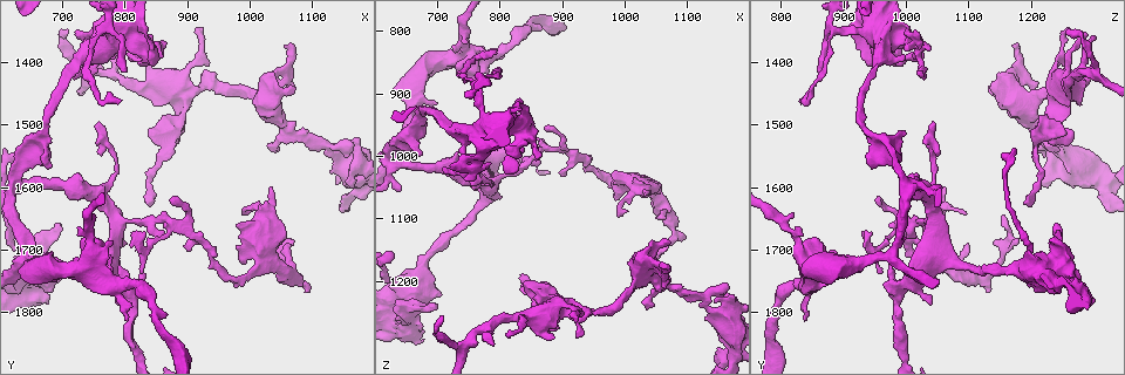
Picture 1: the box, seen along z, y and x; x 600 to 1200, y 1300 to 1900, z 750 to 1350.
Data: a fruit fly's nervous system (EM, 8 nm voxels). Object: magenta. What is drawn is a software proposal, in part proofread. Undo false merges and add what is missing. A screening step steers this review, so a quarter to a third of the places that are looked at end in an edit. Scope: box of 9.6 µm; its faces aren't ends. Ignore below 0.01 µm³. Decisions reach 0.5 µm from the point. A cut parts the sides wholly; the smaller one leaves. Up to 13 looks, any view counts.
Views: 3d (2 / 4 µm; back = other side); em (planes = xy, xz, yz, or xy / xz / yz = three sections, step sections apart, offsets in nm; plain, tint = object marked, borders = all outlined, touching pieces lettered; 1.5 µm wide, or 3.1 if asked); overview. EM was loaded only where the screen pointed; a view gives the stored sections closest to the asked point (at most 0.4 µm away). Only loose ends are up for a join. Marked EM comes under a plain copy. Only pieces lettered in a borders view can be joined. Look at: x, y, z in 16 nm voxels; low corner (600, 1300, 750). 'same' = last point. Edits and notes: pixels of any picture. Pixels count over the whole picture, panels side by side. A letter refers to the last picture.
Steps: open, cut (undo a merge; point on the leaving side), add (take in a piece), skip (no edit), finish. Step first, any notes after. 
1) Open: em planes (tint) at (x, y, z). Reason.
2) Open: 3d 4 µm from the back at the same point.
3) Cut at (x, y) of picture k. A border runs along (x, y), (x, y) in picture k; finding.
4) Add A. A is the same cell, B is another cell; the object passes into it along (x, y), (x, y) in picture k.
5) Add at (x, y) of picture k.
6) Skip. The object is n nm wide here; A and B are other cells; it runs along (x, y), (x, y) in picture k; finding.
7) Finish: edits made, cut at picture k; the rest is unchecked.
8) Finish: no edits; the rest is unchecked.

Open: em xz step 8 (tint) at (1085, 1765, 1135).

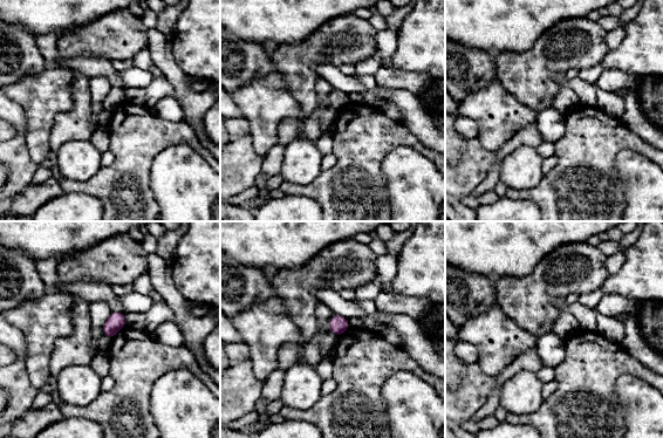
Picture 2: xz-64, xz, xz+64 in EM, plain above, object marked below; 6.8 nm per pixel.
Open: em planes (borders) at the same point. Another direction.

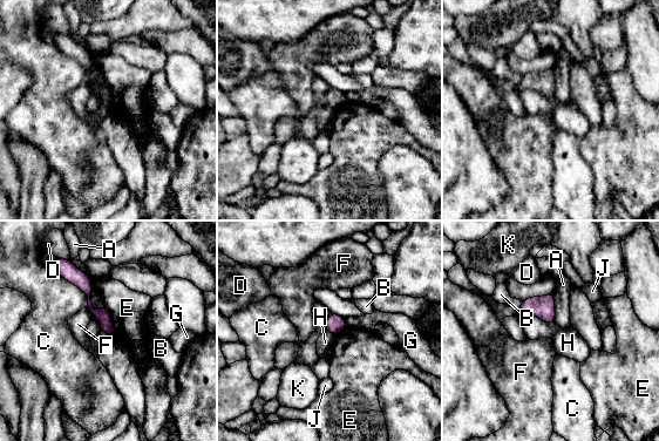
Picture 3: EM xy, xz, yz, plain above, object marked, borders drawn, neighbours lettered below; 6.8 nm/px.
Skip. The longest contact is with A, 400 nm; A, B, C, D, E, F, G, H, J and K are other cells; none of them fits.

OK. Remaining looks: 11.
Open: 3d 4 µm at (940, 1440, 1250). Arms part here.

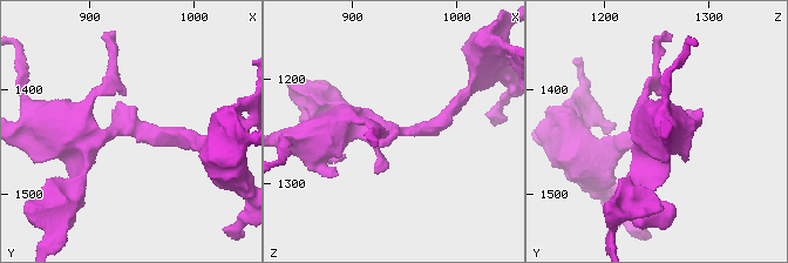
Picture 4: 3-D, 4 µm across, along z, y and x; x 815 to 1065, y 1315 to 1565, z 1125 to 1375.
Open: em xy step 8 (borders) at (942, 1436, 1250).

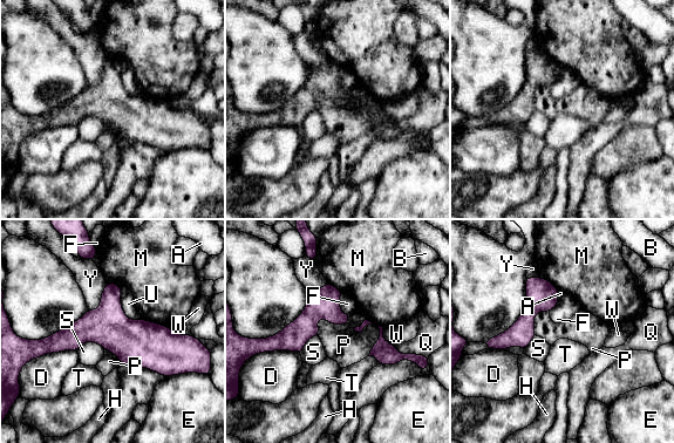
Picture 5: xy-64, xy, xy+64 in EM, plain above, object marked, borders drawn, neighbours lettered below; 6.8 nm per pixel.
Skip. The object is 140 nm wide here; A, B, D, E, F, H, M, P, Q, S, T, U, W and Y are other cells; one neuron here.

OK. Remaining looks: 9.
Open: 3d 4 µm at (1075, 1435, 1140). An open end.

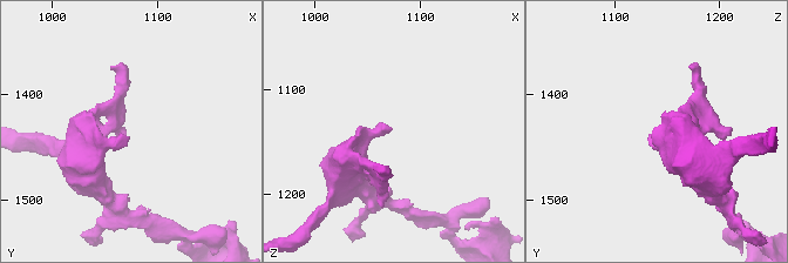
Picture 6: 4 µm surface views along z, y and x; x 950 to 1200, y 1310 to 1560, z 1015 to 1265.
Open: em xz step 4 (tint) at (1074, 1440, 1136).

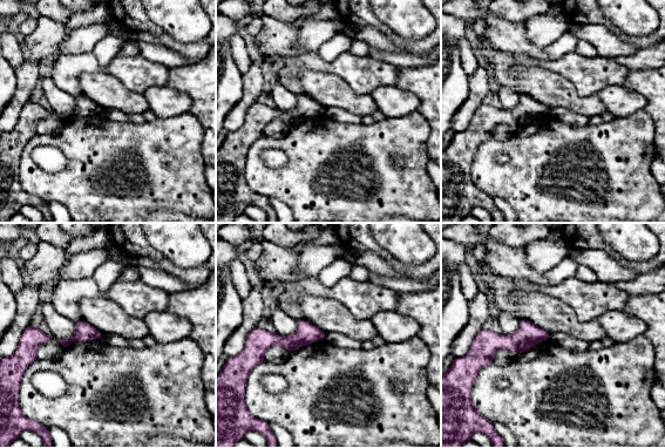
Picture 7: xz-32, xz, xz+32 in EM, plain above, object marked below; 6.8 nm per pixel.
Open: em planes (borders) at the same point.

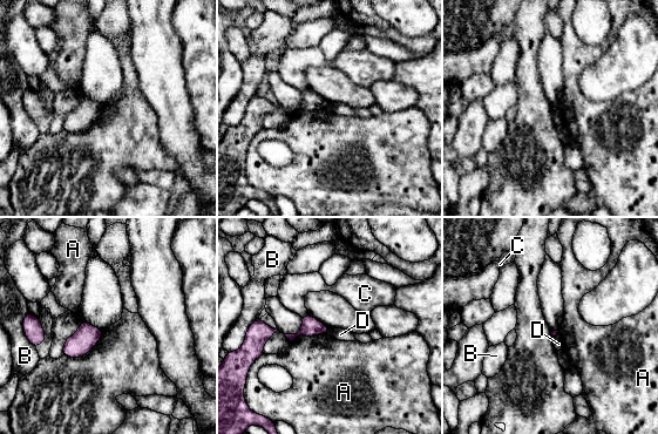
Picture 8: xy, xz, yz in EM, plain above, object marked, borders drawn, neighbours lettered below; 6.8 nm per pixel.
Skip. A, B, C and D are other cells; a border runs along (330, 329), (326, 333) in picture 8; none of them fits.

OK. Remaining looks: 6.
Open: em xz step 4 (tint) at (1030, 1605, 1065). Branch stops here.

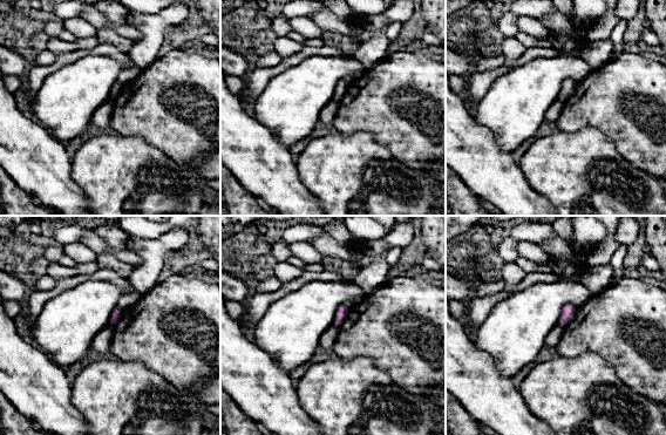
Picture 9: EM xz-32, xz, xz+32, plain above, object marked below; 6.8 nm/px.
Open: em planes (tint) at the same point. Cut it another way.

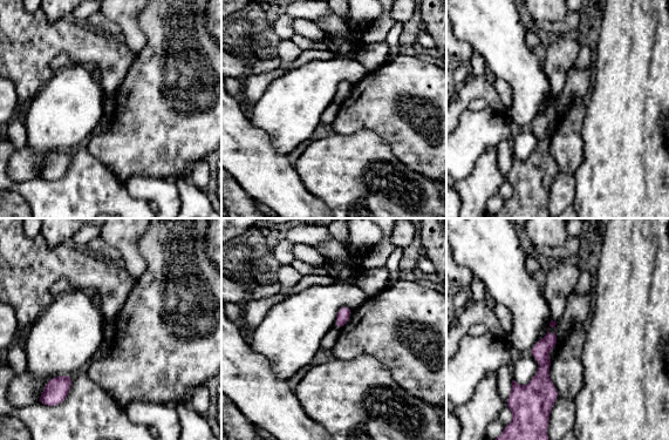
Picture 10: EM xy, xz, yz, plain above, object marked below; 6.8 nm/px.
Open: em planes (borders) at the same point.

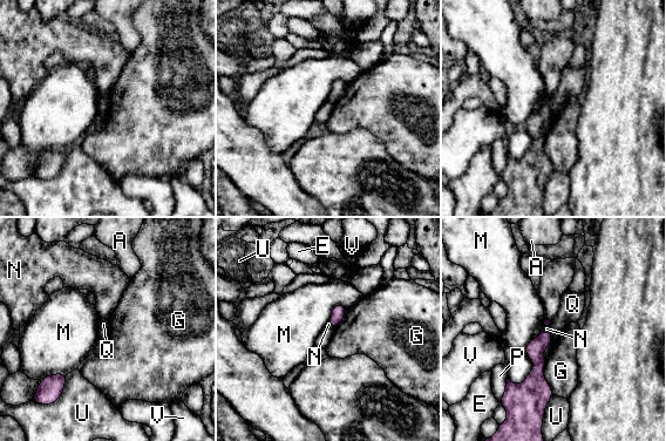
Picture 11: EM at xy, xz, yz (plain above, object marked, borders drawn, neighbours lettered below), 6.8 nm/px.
Skip. The longest contact is with G, 260 nm; A, E, G, M, N, P, Q, U and V are other cells; no lettered piece goes on from it.

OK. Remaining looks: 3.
Open: 3d 4 µm at (875, 1655, 990). Looks like a crossing.

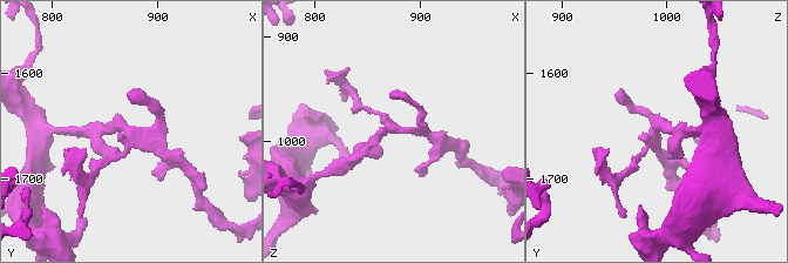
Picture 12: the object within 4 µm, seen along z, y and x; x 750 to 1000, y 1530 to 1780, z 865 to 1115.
Open: em yz step 8 (tint) at (874, 1656, 986). 4 arms meet here; need the tissue.

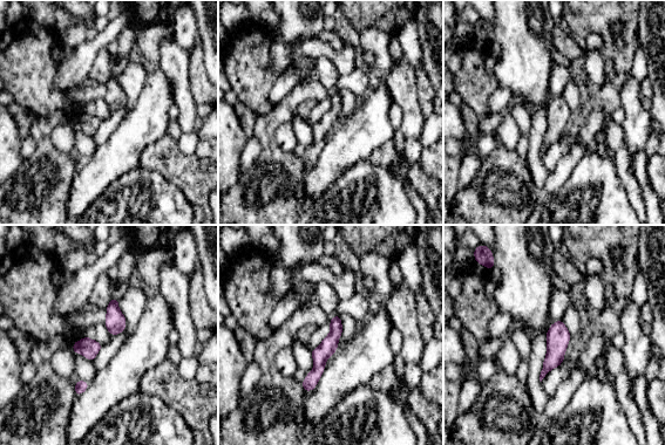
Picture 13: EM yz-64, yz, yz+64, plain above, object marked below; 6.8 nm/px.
Open: em xz step 8 (borders) at the same point. Cut it another way.

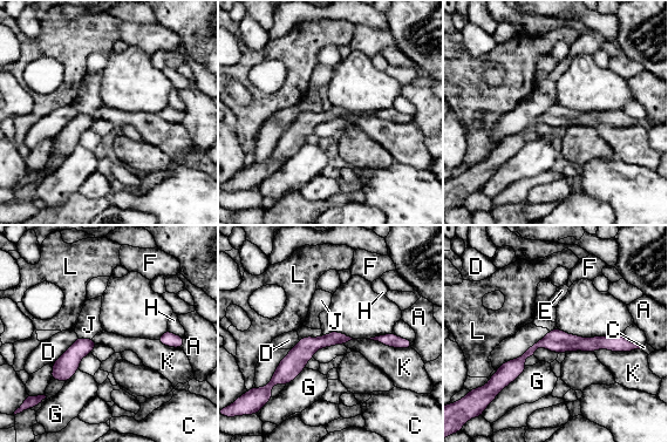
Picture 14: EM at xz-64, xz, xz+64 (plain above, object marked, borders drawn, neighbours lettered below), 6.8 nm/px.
Skip. The object is 100 nm wide here; the longest contact is with K, 320 nm; A, C, D, E, F, G, H, J, K and L are other cells; all the same neuron.

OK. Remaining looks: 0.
Finish: no edits; the rest is unchecked.

